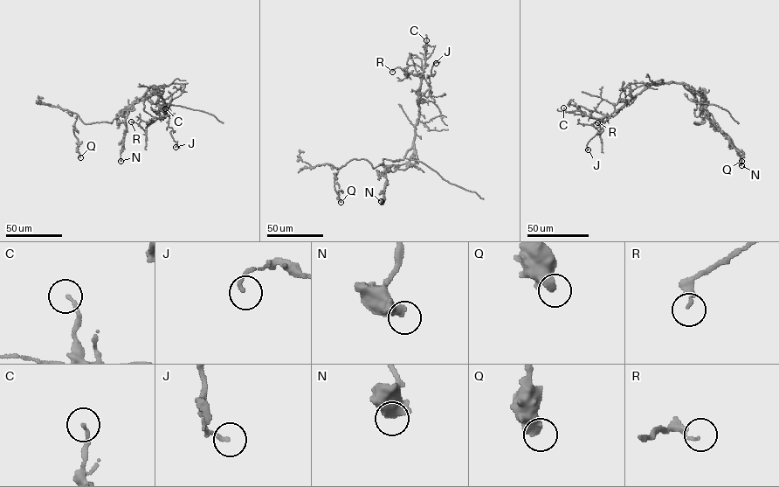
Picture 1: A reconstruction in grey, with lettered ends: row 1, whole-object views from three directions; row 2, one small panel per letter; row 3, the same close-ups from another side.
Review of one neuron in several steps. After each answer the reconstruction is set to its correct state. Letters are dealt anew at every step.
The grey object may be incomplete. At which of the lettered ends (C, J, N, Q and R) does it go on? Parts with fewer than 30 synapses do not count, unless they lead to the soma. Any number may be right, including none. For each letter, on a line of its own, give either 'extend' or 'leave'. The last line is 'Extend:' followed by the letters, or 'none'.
C: leave
J: leave
N: leave
Q: leave
R: leave
Extend: none

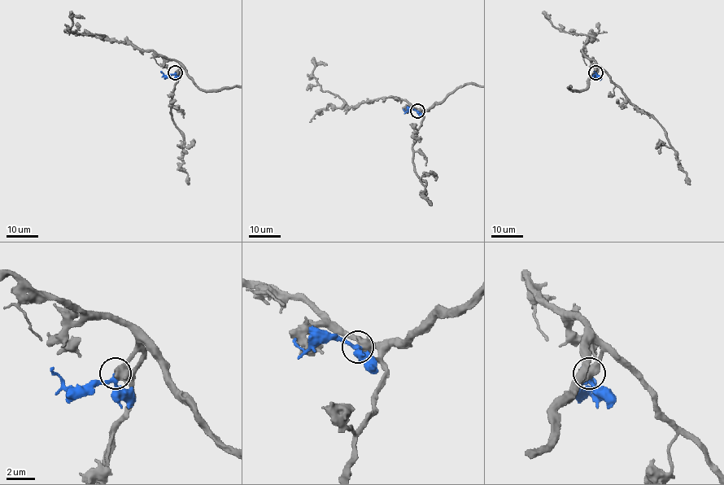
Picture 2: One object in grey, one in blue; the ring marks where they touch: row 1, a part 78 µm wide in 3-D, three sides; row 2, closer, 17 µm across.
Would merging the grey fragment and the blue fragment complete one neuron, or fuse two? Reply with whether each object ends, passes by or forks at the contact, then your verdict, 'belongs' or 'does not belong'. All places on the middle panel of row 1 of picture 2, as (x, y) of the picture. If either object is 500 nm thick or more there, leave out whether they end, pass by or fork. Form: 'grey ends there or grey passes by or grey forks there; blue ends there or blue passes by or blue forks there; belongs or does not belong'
belongs

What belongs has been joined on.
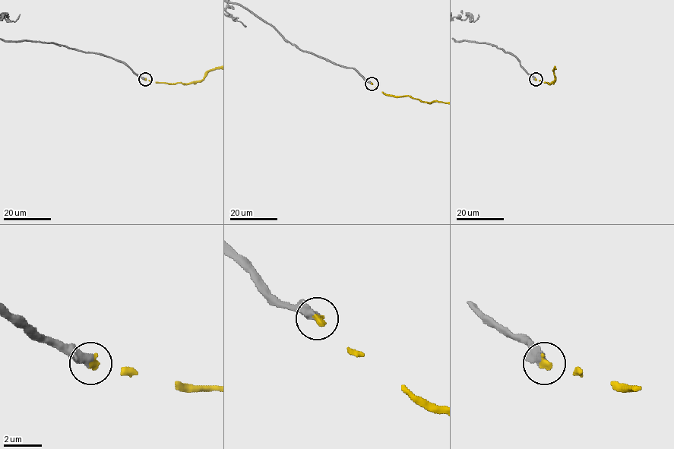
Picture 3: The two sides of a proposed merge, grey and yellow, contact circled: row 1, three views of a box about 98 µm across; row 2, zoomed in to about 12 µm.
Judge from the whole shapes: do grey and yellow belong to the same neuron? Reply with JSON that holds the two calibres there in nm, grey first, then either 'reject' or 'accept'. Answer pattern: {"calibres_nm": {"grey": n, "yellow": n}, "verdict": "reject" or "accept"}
{"calibres_nm": {"grey": 500, "yellow": 320}, "verdict": "accept"}

